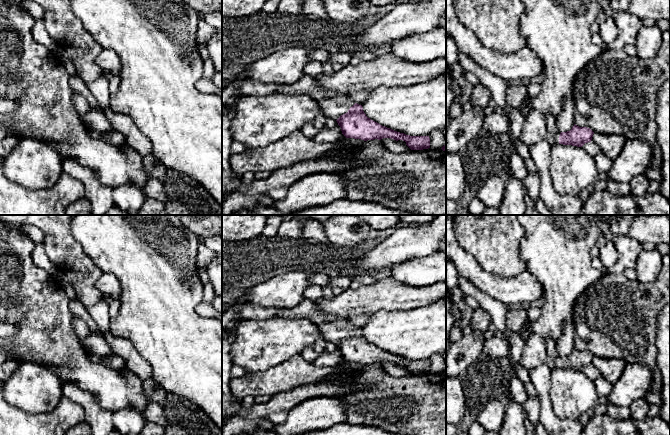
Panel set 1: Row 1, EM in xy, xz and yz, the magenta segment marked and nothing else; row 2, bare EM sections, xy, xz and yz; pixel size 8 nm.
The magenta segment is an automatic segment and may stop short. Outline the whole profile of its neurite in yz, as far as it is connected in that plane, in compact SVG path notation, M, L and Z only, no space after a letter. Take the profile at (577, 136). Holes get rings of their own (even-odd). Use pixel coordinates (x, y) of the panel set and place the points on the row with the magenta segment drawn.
M574 124L567 132L558 132L555 136L557 144L582 147L585 143L591 142L594 132L587 127L579 127Z

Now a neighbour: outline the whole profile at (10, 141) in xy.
M9 133L2 140L0 140L0 156L7 156L20 142L16 135Z

